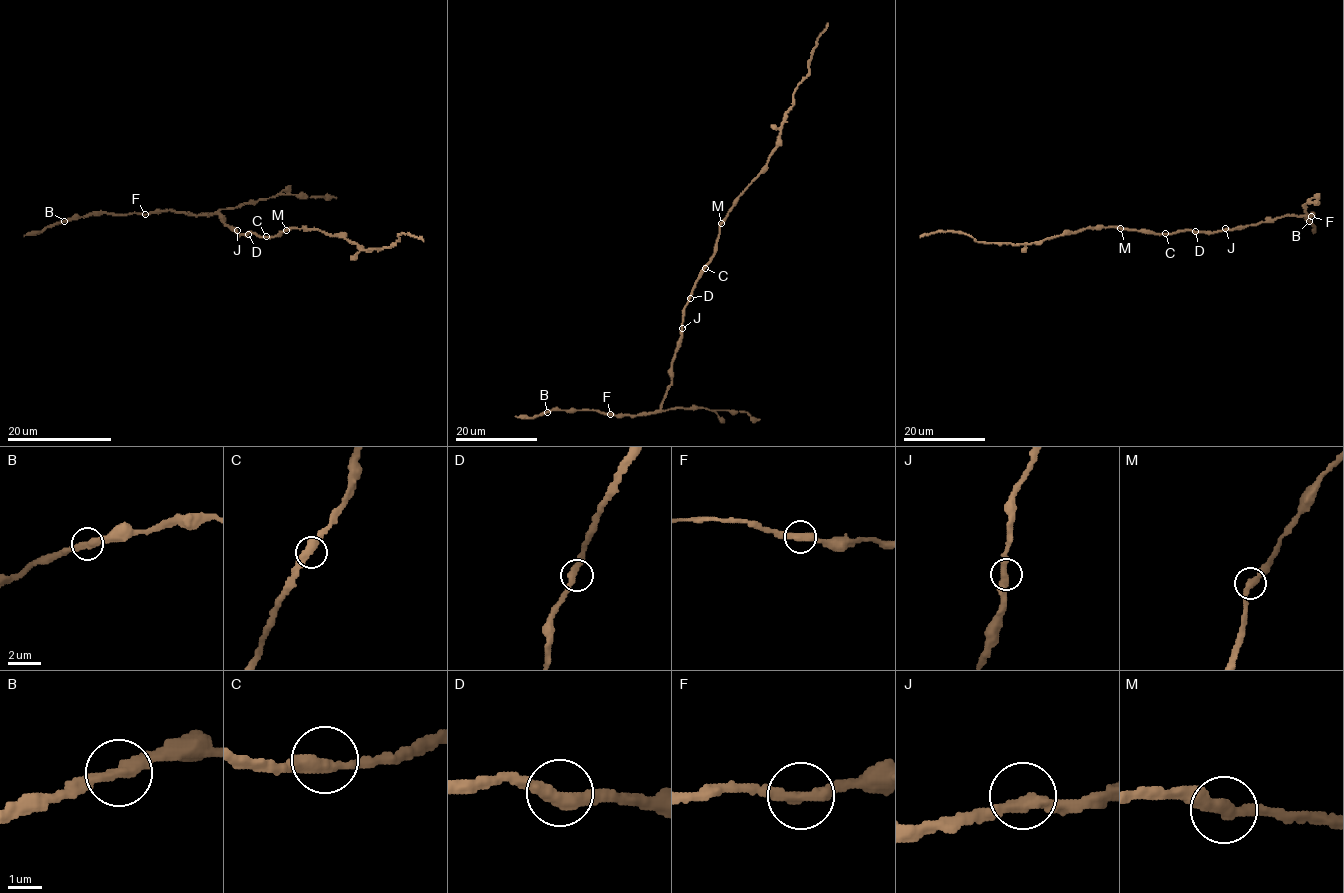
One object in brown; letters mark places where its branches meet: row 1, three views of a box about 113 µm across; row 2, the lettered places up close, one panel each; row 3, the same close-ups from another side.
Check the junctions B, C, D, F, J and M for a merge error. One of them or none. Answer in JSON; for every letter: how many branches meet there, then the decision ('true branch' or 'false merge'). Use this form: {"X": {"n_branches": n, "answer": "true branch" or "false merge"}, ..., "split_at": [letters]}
{"B": {"n_branches": 2, "answer": "true branch"}, "C": {"n_branches": 2, "answer": "true branch"}, "D": {"n_branches": 2, "answer": "true branch"}, "F": {"n_branches": 2, "answer": "true branch"}, "J": {"n_branches": 2, "answer": "true branch"}, "M": {"n_branches": 2, "answer": "true branch"}, "split_at": []}

